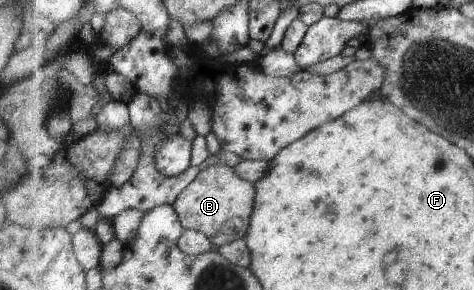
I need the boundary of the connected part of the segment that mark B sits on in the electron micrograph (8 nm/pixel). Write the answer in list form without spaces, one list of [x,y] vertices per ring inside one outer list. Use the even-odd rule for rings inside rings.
[[[211,164],[199,173],[172,205],[182,217],[186,230],[203,232],[220,248],[234,240],[246,238],[247,232],[250,231],[256,196],[256,183],[243,180],[235,167],[229,164]]]

